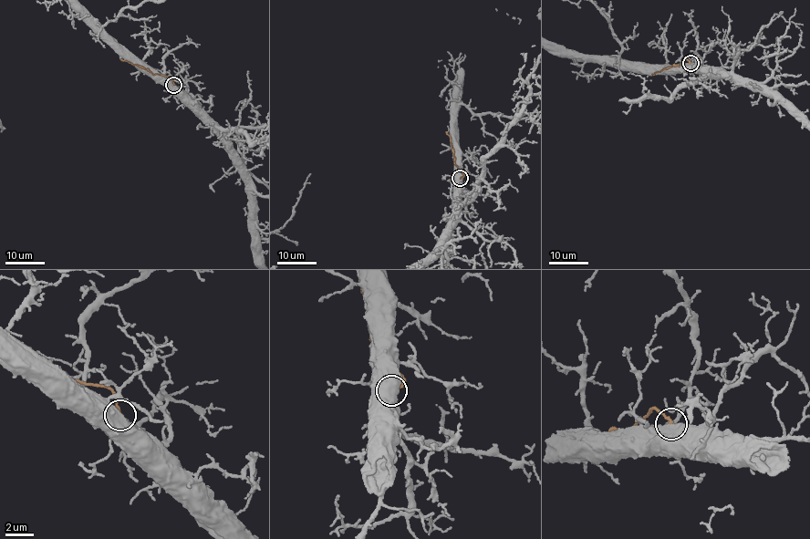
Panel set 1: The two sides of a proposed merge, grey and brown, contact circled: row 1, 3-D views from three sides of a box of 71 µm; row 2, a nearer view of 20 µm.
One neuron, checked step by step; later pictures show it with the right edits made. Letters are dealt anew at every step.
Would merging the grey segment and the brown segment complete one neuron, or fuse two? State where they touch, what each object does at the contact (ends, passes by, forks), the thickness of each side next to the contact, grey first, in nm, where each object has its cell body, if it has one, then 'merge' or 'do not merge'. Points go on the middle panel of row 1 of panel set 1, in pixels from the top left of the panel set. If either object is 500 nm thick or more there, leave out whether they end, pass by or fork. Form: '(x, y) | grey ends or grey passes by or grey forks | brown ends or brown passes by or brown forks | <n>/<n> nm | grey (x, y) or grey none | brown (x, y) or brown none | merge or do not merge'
(460, 178) | 800/180 nm | grey none | brown none | do not merge

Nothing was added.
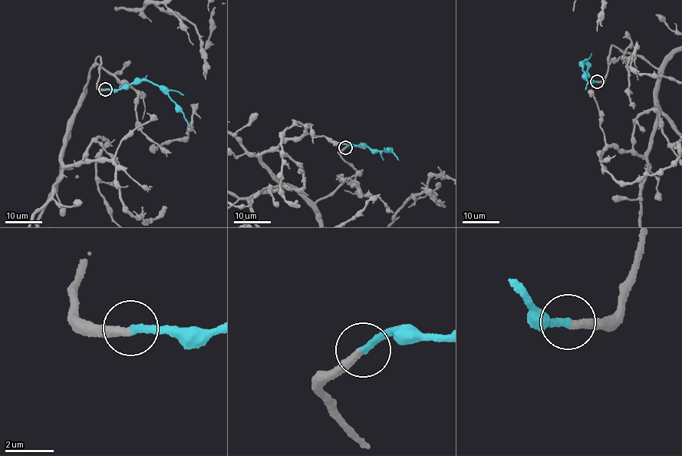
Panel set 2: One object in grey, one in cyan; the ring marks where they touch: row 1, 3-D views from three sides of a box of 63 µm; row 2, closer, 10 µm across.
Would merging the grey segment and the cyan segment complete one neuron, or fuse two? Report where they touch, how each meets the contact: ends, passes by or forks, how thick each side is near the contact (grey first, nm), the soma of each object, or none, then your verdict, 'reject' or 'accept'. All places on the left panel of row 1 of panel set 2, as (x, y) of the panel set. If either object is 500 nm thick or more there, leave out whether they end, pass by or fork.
(105, 89) | grey ends | cyan ends | 280/240 nm | grey none | cyan none | accept

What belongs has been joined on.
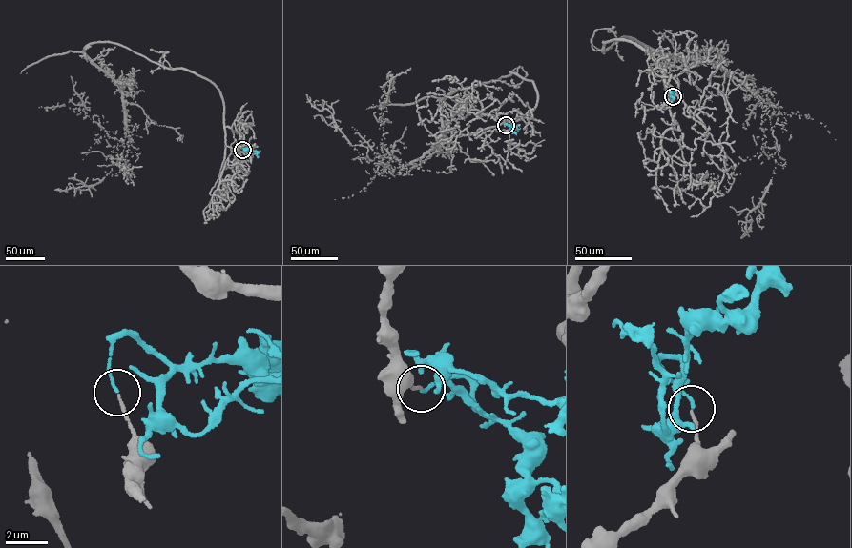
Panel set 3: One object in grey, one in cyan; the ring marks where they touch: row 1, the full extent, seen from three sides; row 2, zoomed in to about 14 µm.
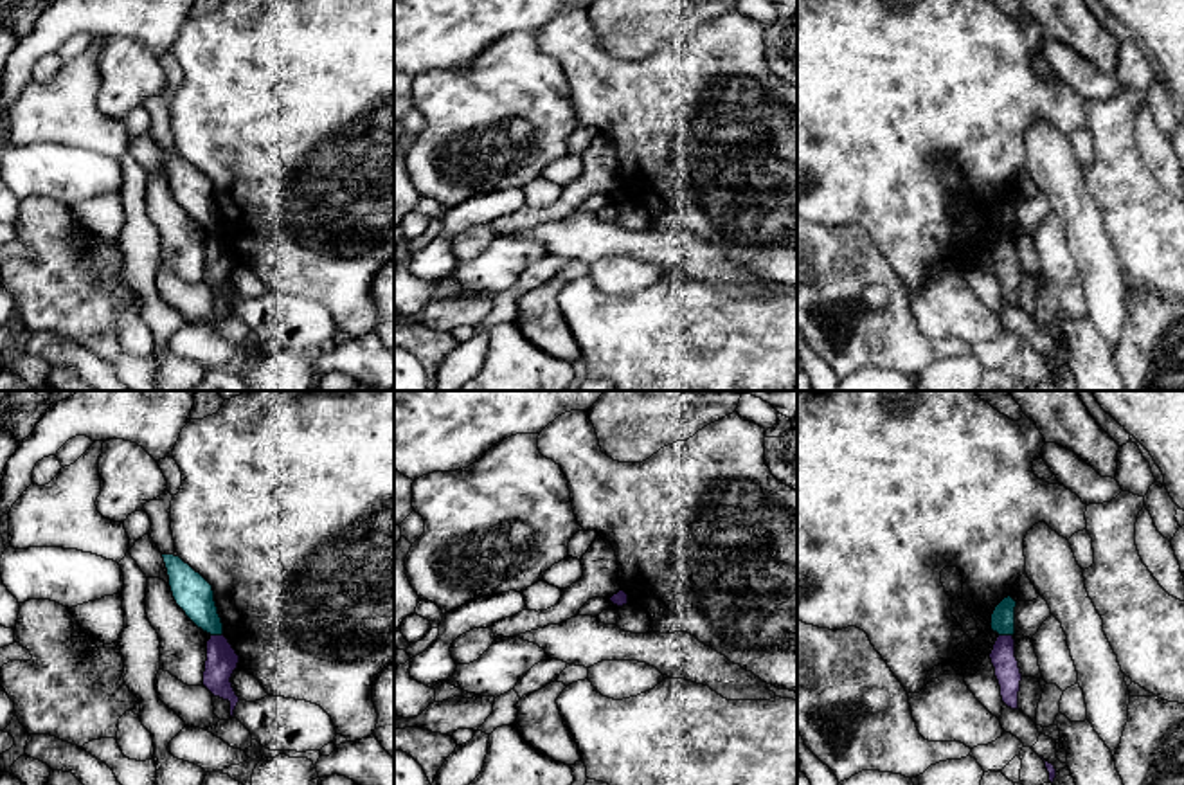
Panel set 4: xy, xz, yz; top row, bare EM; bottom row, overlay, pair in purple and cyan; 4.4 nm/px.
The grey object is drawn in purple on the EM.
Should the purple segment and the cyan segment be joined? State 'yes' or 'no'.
no

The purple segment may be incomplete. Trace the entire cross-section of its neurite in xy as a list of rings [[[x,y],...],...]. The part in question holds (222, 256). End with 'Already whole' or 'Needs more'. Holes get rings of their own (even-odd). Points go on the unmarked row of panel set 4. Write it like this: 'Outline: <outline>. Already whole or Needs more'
Outline: [[[211,232],[207,238],[207,257],[203,268],[203,283],[223,297],[230,299],[230,313],[234,313],[234,306],[239,299],[236,292],[230,274],[238,265],[239,252],[229,239],[229,236],[221,232]]]. Already whole

